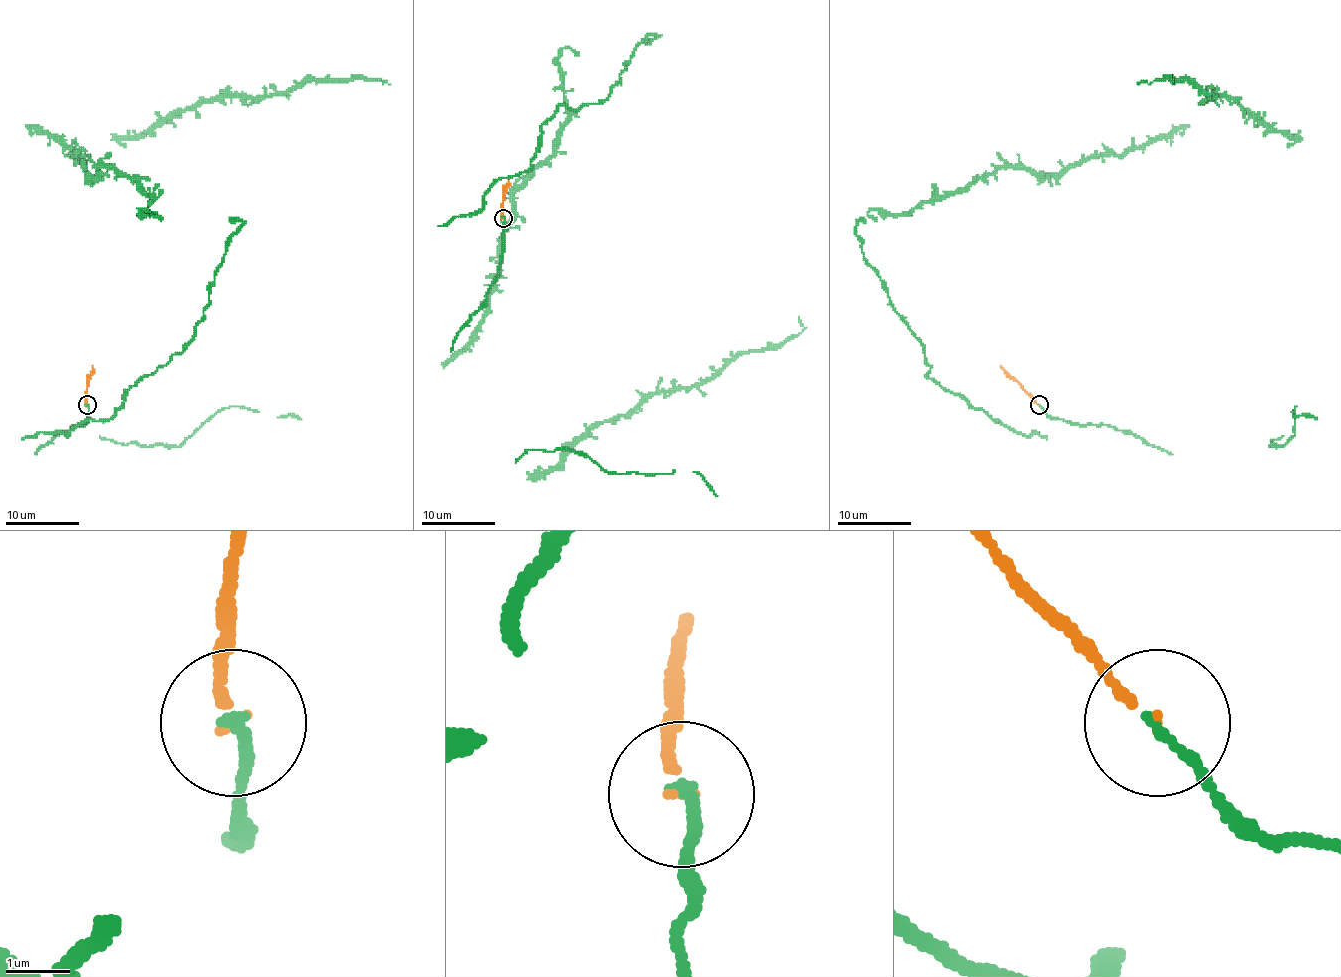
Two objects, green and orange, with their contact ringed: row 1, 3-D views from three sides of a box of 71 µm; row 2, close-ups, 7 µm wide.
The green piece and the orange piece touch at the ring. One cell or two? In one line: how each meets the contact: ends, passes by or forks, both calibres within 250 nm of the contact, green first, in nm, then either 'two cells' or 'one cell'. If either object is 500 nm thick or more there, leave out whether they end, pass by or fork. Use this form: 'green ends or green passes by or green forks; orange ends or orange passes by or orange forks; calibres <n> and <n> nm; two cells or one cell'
green ends; orange ends; calibres 180 and 110 nm; one cell

